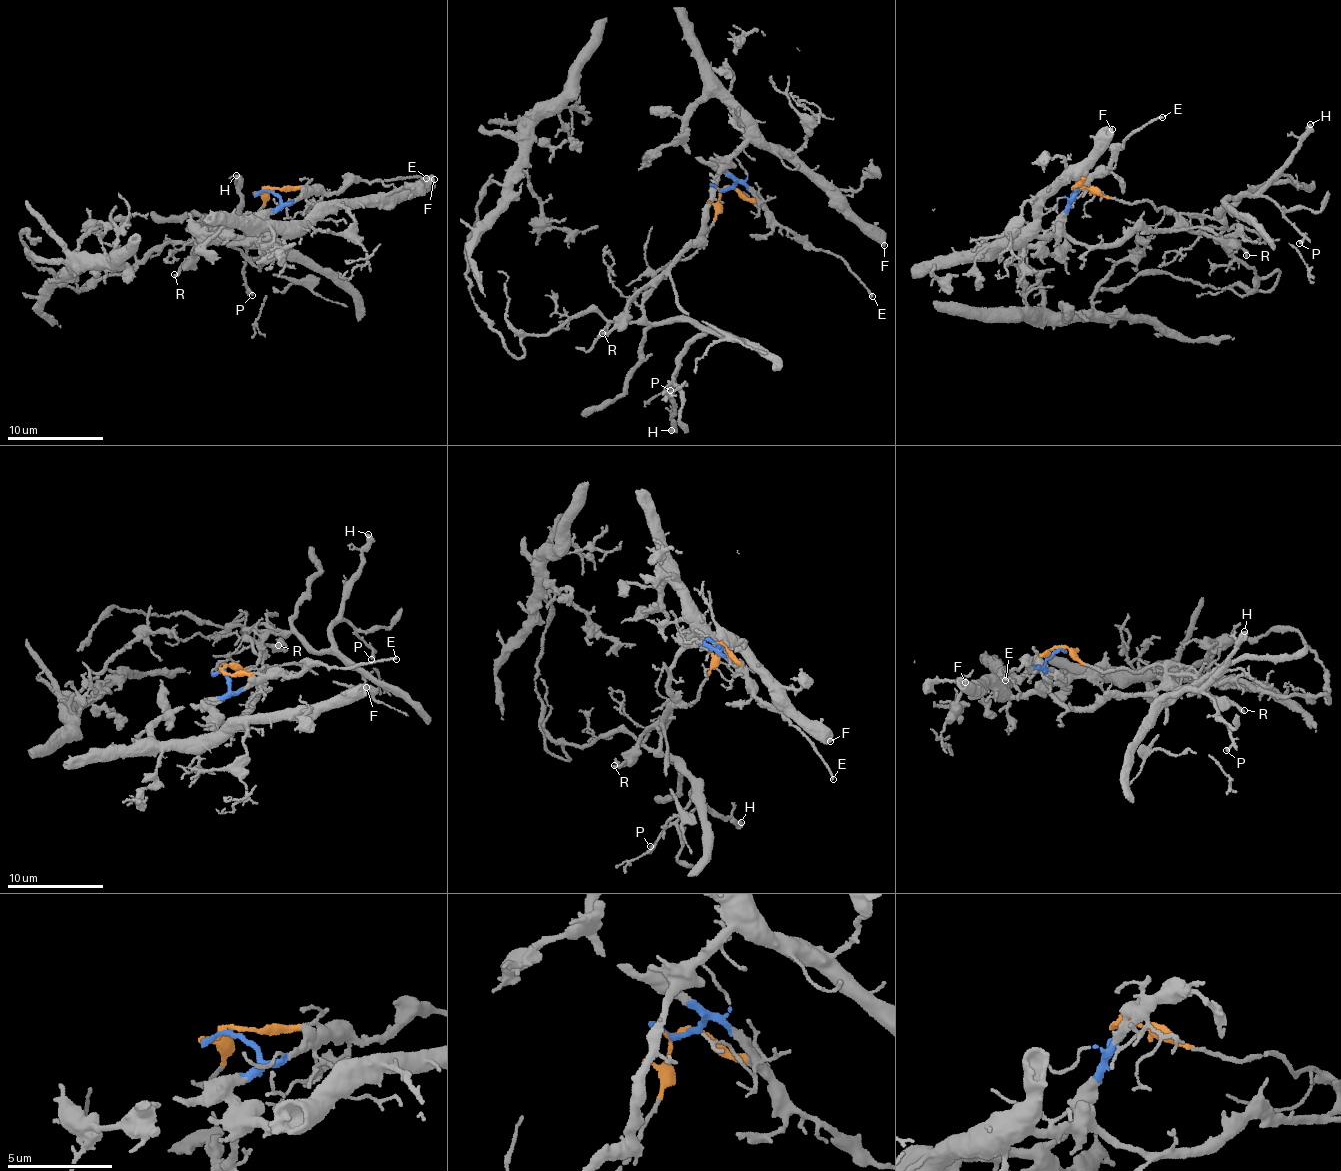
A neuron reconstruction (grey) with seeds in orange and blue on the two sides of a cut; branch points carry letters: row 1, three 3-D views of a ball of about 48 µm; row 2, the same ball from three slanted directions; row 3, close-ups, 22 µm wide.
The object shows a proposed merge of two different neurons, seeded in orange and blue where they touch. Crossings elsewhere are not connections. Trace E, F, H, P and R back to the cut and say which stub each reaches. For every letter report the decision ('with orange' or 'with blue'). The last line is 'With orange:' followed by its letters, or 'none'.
E: with blue
F: with blue
H: with orange
P: with orange
R: with blue
With orange: H, P

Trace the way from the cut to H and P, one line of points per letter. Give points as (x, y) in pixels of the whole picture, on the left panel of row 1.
H: (264, 188), (259, 214), (214, 219), (208, 237), (270, 239), (242, 224), (236, 174)
P: (264, 188), (259, 214), (214, 219), (206, 231), (270, 239), (255, 231), (247, 241), (251, 295)

